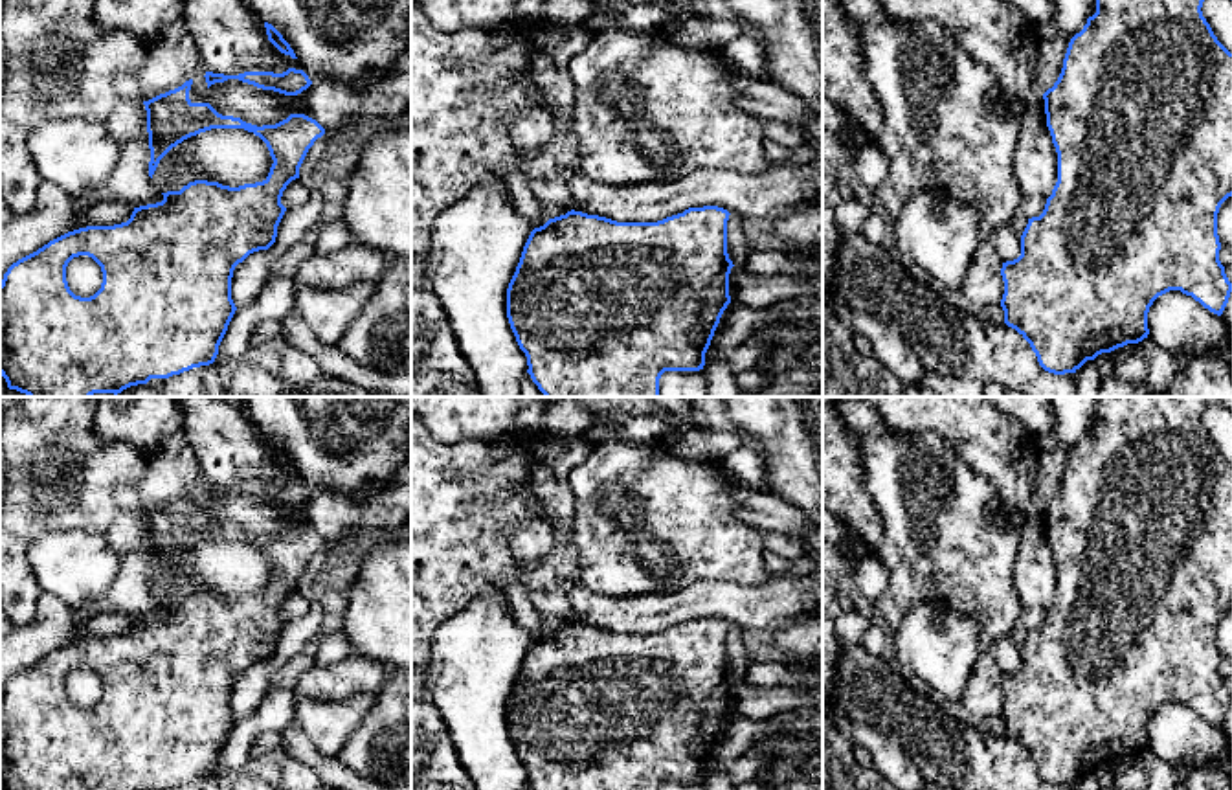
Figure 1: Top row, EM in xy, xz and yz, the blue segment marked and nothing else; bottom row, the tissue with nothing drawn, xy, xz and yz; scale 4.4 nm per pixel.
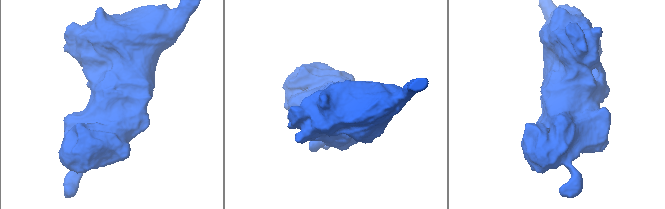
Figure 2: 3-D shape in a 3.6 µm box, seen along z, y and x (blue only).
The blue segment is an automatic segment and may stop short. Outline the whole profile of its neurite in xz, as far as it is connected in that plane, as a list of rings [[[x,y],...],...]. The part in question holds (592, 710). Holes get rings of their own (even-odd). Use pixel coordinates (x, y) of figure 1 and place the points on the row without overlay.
[[[718,617],[689,619],[683,625],[657,634],[617,634],[582,623],[549,630],[534,639],[523,658],[520,674],[507,700],[507,729],[520,761],[527,768],[531,790],[661,790],[665,783],[700,783],[705,777],[705,764],[727,717],[729,685],[734,678],[727,665],[729,623]]]

